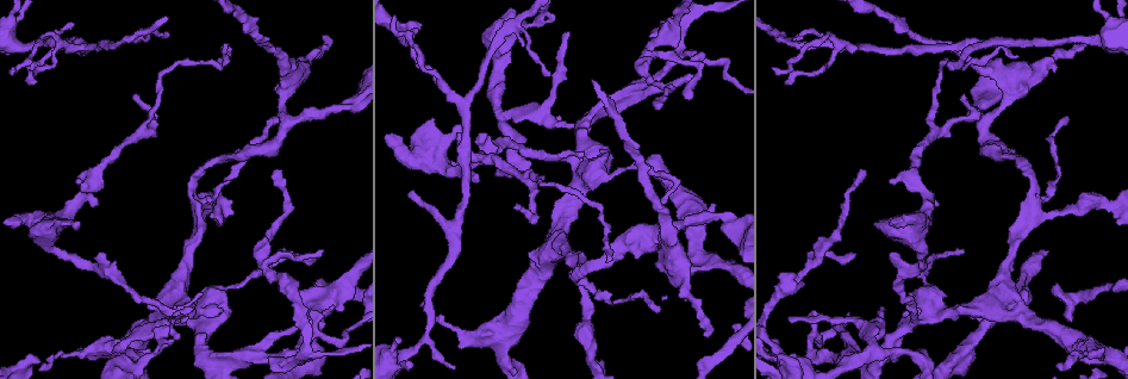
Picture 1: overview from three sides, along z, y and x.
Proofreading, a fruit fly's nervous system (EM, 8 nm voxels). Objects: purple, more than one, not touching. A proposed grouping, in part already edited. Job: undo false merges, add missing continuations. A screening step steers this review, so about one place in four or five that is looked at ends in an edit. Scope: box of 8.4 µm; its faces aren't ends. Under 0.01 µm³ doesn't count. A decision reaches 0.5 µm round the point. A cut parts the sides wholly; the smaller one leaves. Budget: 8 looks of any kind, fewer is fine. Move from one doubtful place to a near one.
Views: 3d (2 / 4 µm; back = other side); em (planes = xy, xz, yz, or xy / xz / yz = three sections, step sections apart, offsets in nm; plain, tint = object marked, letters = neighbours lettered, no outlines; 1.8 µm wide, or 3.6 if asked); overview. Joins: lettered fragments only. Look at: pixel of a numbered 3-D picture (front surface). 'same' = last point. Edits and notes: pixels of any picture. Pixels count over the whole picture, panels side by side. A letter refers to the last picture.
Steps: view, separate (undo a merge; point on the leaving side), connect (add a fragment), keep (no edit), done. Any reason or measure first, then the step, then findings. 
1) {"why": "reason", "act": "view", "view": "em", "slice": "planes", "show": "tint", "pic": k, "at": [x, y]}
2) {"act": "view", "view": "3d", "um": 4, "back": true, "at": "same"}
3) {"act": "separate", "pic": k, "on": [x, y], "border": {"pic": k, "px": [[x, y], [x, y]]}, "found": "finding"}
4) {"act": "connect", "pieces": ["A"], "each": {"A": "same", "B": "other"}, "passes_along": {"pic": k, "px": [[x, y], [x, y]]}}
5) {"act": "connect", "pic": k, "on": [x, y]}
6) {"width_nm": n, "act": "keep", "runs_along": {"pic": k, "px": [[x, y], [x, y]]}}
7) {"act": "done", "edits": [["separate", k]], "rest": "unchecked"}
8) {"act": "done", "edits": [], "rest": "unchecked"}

{"why": "thick turns thin", "act": "view", "view": "3d", "um": 2, "pic": 1, "at": [777, 352]}

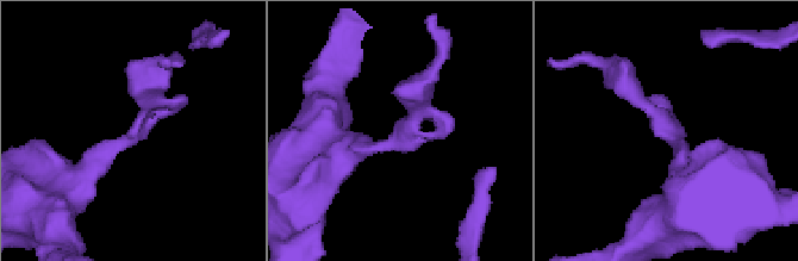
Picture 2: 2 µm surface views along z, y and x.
{"arm_widths_nm": [160, 360], "why": "need the tissue", "act": "view", "view": "em", "slice": "planes", "show": "letters", "pic": 2, "at": [130, 137]}

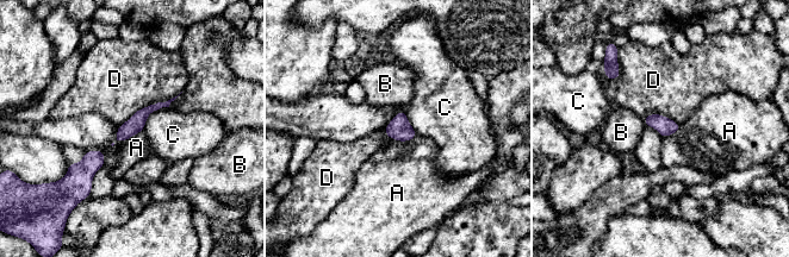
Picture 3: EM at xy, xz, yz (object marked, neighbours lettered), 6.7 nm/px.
{"width_nm": 120, "act": "keep", "each": {"A": "other", "B": "other", "C": "other", "D": "other"}, "border": {"pic": 3, "px": [[181, 91], [138, 108], [119, 126]]}, "found": "one cell here"}

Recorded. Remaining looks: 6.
{"why": "three arms meet", "act": "view", "view": "em", "slice": "planes", "show": "letters", "pic": 1, "at": [463, 102]}

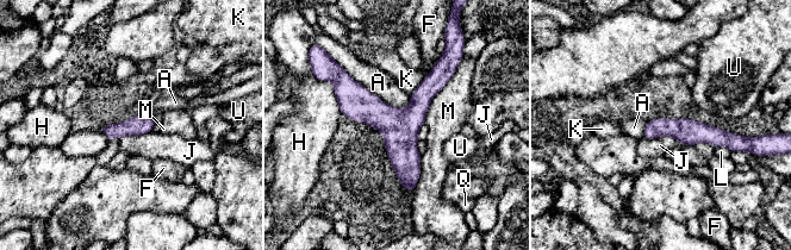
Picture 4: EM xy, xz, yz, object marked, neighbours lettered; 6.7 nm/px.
{"longest_contact_nm": ["A", 550], "act": "keep", "each": {"A": "other", "F": "other", "H": "other", "J": "other", "K": "other", "L": "other", "M": "other", "Q": "other", "U": "other"}, "runs_along": {"pic": 4, "px": [[442, 72], [408, 122], [410, 187]]}, "found": "all the same cell"}

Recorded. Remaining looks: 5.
{"why": "sudden change in width", "act": "view", "view": "em", "slice": "planes", "show": "letters", "pic": 1, "at": [85, 351]}

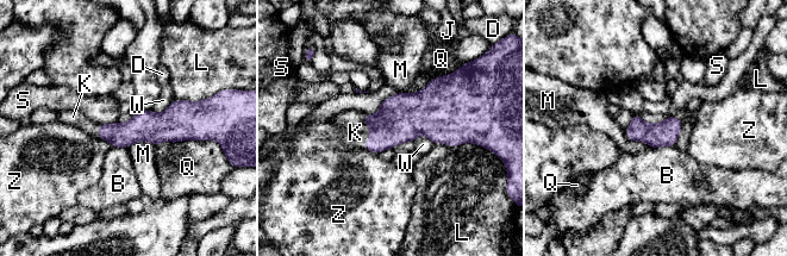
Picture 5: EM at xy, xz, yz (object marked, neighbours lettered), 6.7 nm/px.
{"act": "connect", "pieces": ["K"], "each": {"B": "other", "D": "other", "J": "other", "K": "same", "L": "other", "M": "other", "Q": "other", "S": "other", "W": "other", "Z": "other"}, "found": "it goes on there"}

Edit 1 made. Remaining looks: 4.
{"act": "done", "edits": [["connect", 5]], "rest": "unchecked"}

